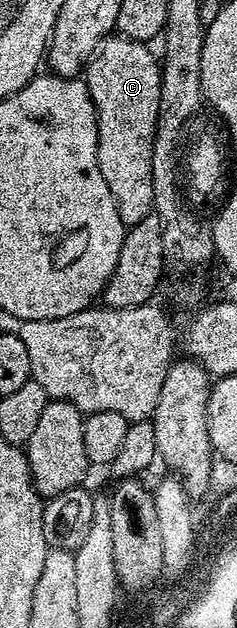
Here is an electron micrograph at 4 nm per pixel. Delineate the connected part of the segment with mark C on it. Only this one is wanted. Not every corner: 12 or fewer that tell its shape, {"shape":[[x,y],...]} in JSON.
{"shape":[[110,36],[83,71],[127,228],[154,213],[162,63]]}

